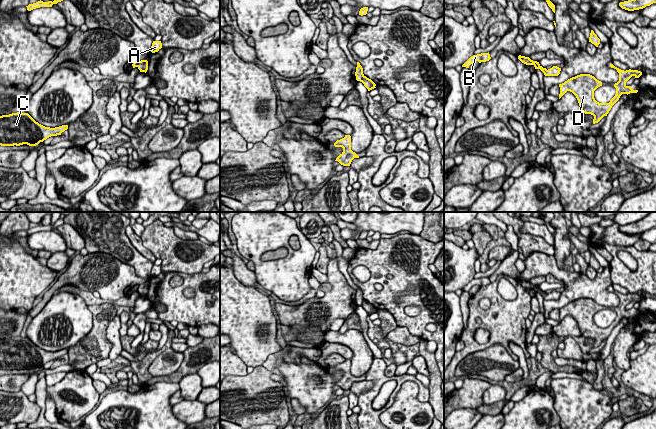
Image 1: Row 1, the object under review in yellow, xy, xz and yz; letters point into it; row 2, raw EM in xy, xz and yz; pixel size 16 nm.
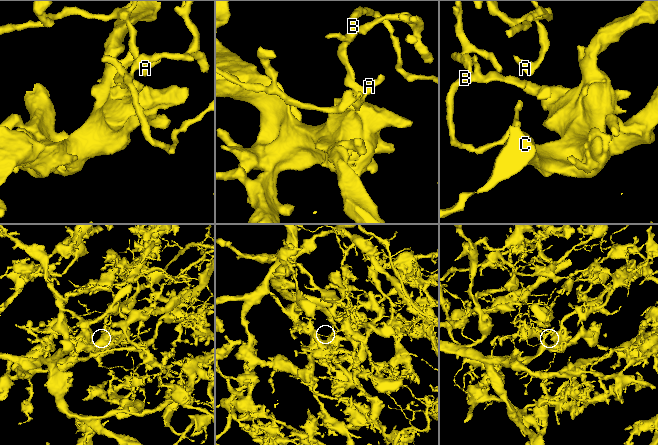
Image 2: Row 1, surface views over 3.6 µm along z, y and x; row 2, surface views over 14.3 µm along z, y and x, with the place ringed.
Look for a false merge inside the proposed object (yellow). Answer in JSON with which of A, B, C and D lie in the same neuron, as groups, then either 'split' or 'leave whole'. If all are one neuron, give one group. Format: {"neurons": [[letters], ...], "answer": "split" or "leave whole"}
{"neurons": [["A", "B"], ["C", "D"]], "answer": "split"}

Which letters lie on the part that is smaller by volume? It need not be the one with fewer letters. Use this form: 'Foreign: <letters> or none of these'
Foreign: A, B

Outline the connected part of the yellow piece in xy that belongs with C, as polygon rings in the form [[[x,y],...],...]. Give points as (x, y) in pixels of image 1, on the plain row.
[[[12,337],[0,340],[0,369],[36,370],[51,360],[61,359],[68,349],[55,352],[45,351],[36,346],[28,337]]]

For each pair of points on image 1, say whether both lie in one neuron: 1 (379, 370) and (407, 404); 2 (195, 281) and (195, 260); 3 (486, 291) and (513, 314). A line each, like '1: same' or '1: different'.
1: different
2: different
3: same

